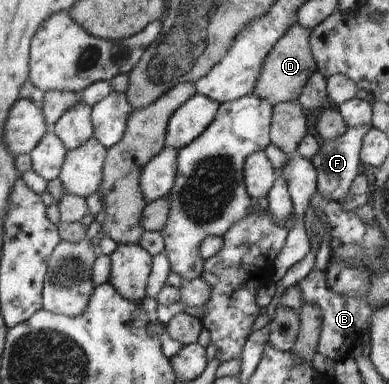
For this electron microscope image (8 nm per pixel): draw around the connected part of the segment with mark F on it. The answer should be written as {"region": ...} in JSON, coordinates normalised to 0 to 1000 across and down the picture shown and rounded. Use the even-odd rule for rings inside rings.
{"region":[[[956,328],[895,331],[871,365],[843,365],[820,378],[820,396],[799,411],[799,427],[815,448],[815,500],[835,513],[835,521],[874,526],[900,505],[900,490],[913,458],[923,453],[925,391],[943,349]]]}

